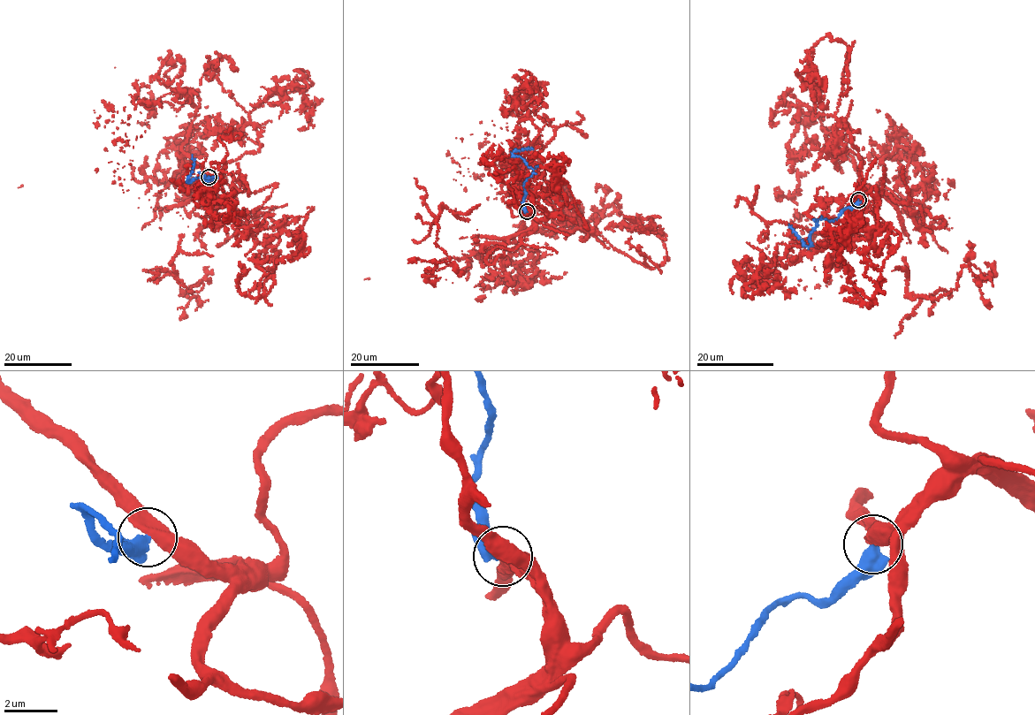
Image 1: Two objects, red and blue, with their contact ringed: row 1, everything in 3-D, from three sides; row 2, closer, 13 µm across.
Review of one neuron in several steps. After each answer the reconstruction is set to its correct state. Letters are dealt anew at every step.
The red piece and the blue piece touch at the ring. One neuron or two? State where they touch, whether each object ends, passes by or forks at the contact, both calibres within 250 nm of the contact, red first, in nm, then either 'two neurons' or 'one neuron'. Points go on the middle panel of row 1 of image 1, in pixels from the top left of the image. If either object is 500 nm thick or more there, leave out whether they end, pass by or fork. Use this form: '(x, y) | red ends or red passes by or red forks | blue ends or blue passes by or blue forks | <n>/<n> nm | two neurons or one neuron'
(527, 211) | 480/600 nm | two neurons

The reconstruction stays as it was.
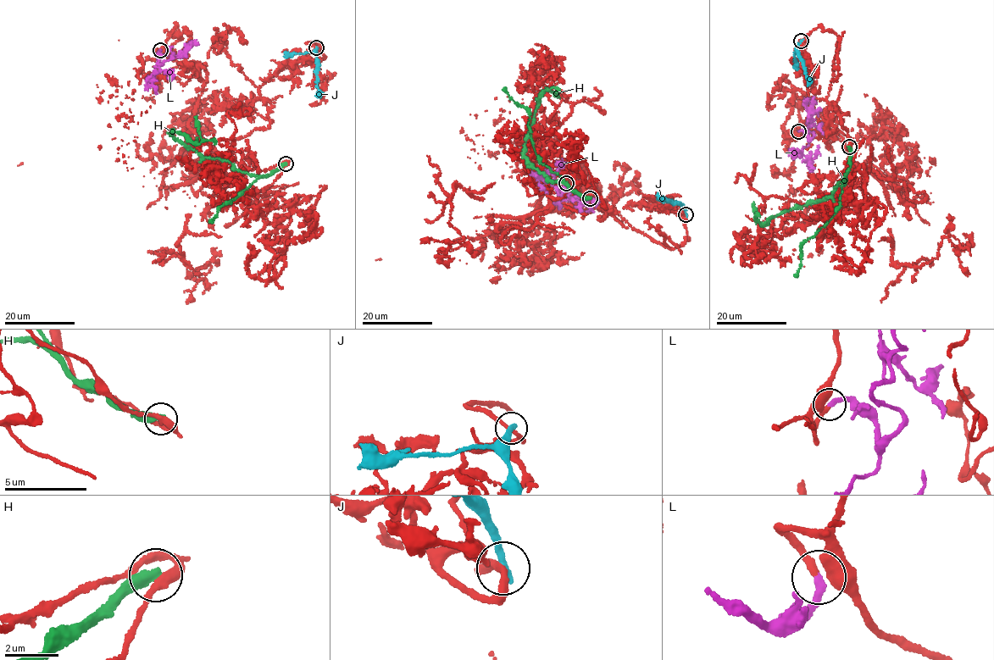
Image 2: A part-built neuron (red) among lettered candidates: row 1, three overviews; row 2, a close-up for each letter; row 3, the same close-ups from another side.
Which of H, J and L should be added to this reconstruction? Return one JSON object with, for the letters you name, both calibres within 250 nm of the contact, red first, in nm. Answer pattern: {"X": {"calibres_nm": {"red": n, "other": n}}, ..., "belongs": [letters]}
{"L": {"calibres_nm": {"red": 240, "other": 280}}, "belongs": ["L"]}

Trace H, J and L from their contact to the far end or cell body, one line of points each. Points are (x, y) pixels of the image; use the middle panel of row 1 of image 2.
H: (589, 198), (561, 181), (549, 180), (529, 163), (523, 152), (543, 91), (549, 89), (559, 97)
J: (685, 214), (681, 204), (658, 193)
L: (566, 182), (564, 186), (556, 189), (560, 194), (569, 190), (578, 194), (594, 212)

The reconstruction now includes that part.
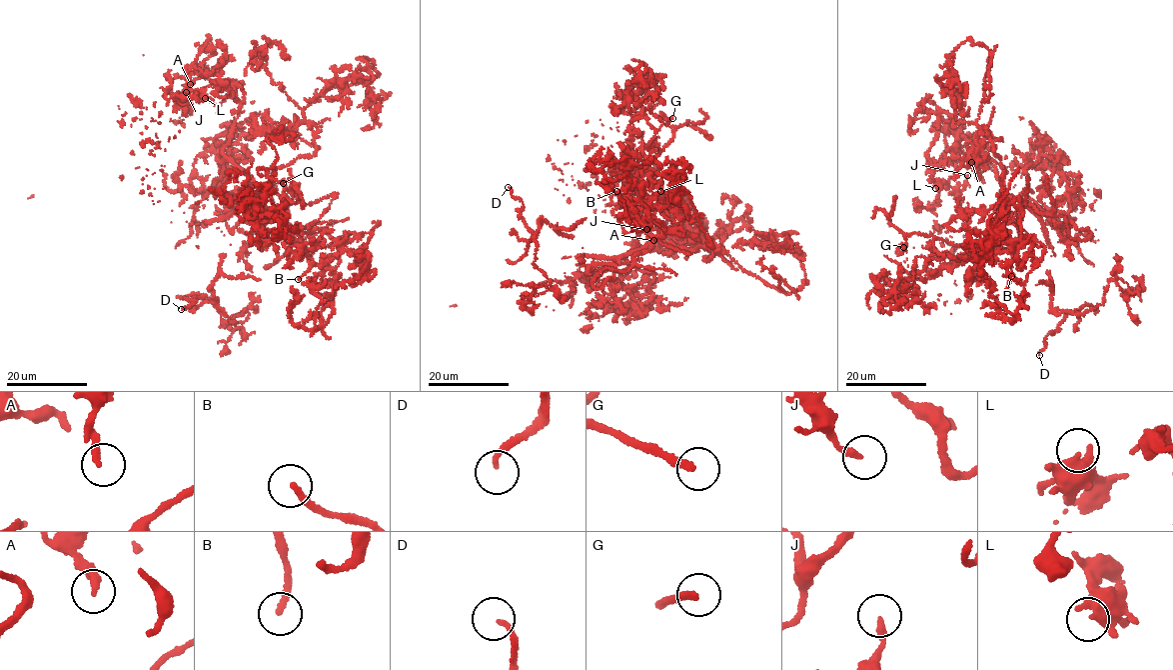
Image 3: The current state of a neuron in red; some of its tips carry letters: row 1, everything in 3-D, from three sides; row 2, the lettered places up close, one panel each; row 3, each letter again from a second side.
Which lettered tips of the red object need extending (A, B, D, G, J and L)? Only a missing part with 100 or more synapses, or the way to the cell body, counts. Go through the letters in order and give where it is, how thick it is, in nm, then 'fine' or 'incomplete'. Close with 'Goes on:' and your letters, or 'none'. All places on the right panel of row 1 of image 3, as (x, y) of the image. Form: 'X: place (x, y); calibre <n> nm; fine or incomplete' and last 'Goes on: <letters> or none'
A: place (971, 162); calibre 200 nm; fine
B: place (1011, 276); calibre 240 nm; incomplete
D: place (1039, 355); calibre 180 nm; incomplete
G: place (903, 247); calibre 240 nm; incomplete
J: place (967, 175); calibre 200 nm; fine
L: place (935, 188); calibre 550 nm; fine
Goes on: B, D, G

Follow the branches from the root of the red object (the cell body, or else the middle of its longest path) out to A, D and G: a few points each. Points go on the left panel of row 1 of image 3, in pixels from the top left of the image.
A: (236, 121), (243, 85), (206, 77), (210, 42), (190, 83), (205, 76), (190, 73), (190, 84)
D: (236, 121), (223, 155), (270, 190), (217, 222), (231, 244), (210, 288), (217, 300), (197, 297), (181, 309)
G: (236, 121), (223, 155), (269, 192), (263, 207), (251, 205), (275, 172), (258, 170), (283, 183)

